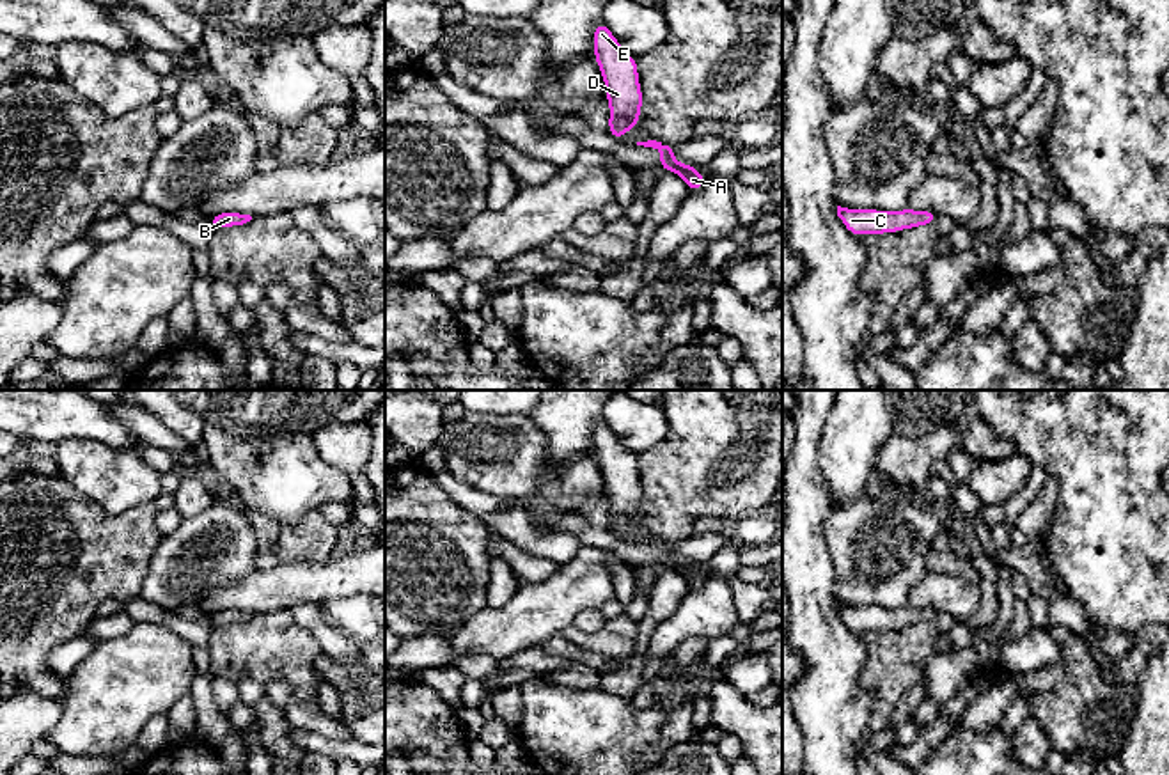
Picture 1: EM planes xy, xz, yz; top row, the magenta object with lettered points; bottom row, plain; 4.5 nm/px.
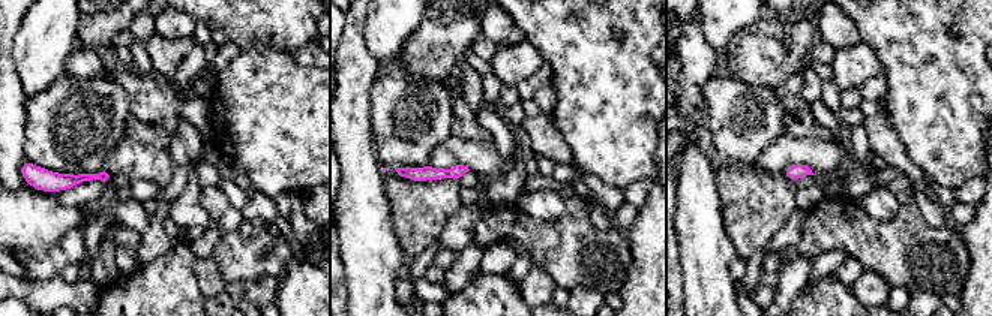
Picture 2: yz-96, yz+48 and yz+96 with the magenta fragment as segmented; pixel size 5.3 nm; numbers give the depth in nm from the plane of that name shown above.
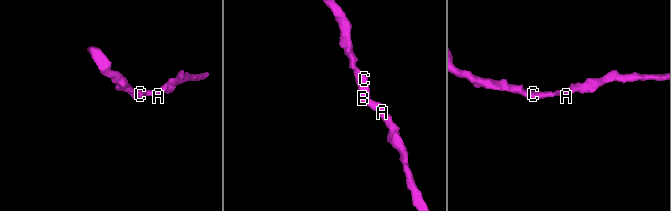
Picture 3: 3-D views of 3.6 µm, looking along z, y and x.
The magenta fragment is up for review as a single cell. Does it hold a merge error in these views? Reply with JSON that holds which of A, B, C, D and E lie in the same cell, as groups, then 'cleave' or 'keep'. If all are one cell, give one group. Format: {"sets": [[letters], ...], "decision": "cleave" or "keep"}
{"sets": [["A", "B", "C", "D", "E"]], "decision": "keep"}

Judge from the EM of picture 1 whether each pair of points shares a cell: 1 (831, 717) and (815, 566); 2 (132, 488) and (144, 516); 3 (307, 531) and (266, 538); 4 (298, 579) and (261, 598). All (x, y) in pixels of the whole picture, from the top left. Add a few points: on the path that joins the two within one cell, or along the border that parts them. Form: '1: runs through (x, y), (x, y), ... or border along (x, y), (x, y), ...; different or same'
1: runs through (831, 680), (831, 649), (816, 632), (815, 603); same
2: border along (151, 502), (116, 515), (109, 515), (98, 506); different
3: runs through (297, 536), (277, 536); same
4: runs through (290, 584), (270, 589); same

